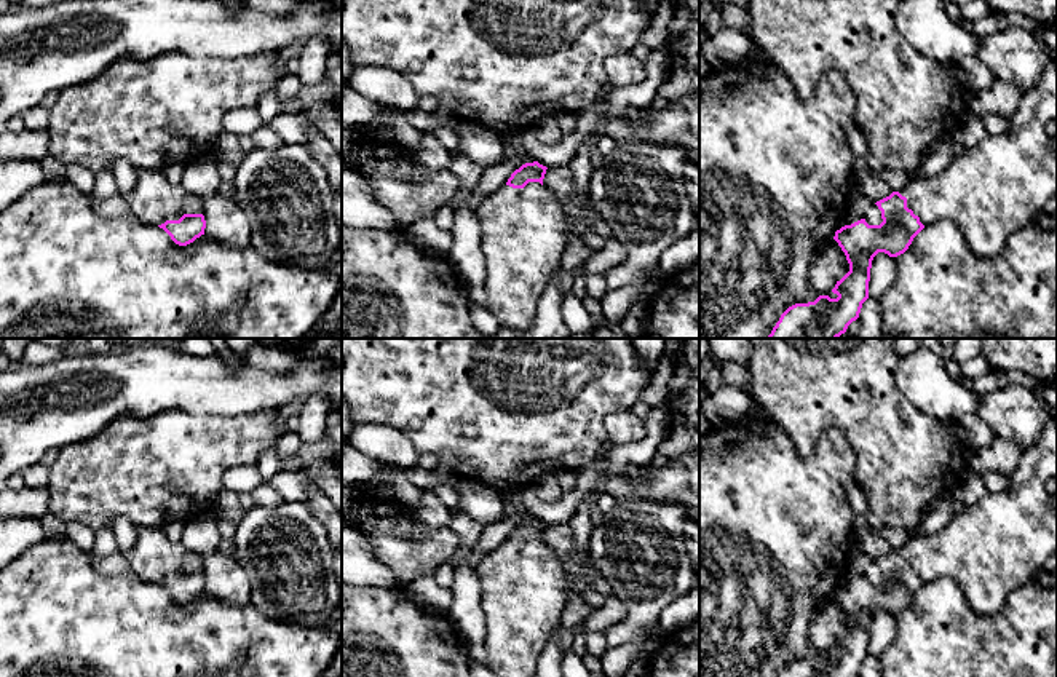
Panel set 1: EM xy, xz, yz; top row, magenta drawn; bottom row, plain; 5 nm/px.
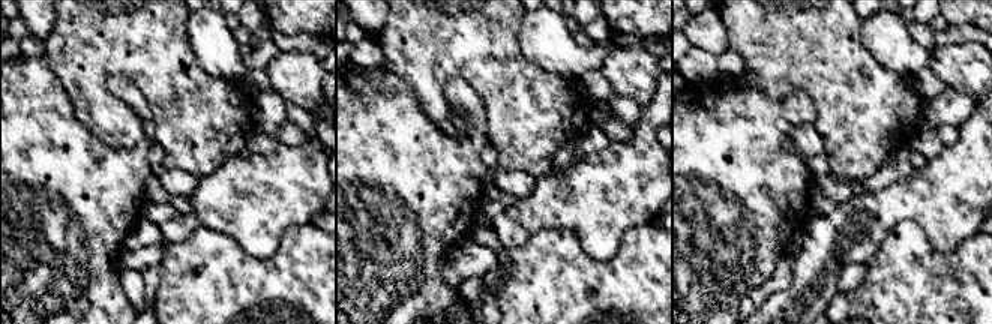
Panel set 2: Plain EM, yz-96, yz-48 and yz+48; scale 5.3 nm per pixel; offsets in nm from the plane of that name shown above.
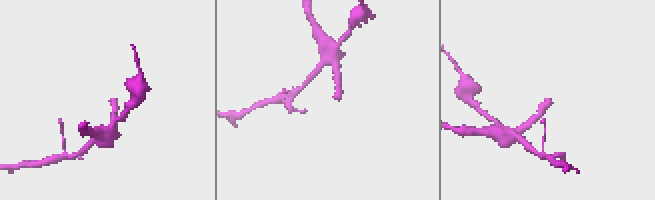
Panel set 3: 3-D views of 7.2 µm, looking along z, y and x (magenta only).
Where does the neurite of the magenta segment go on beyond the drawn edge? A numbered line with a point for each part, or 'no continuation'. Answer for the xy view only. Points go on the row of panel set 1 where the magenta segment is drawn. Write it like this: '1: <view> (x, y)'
1: xy (154, 200)

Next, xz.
1: xz (524, 232)

